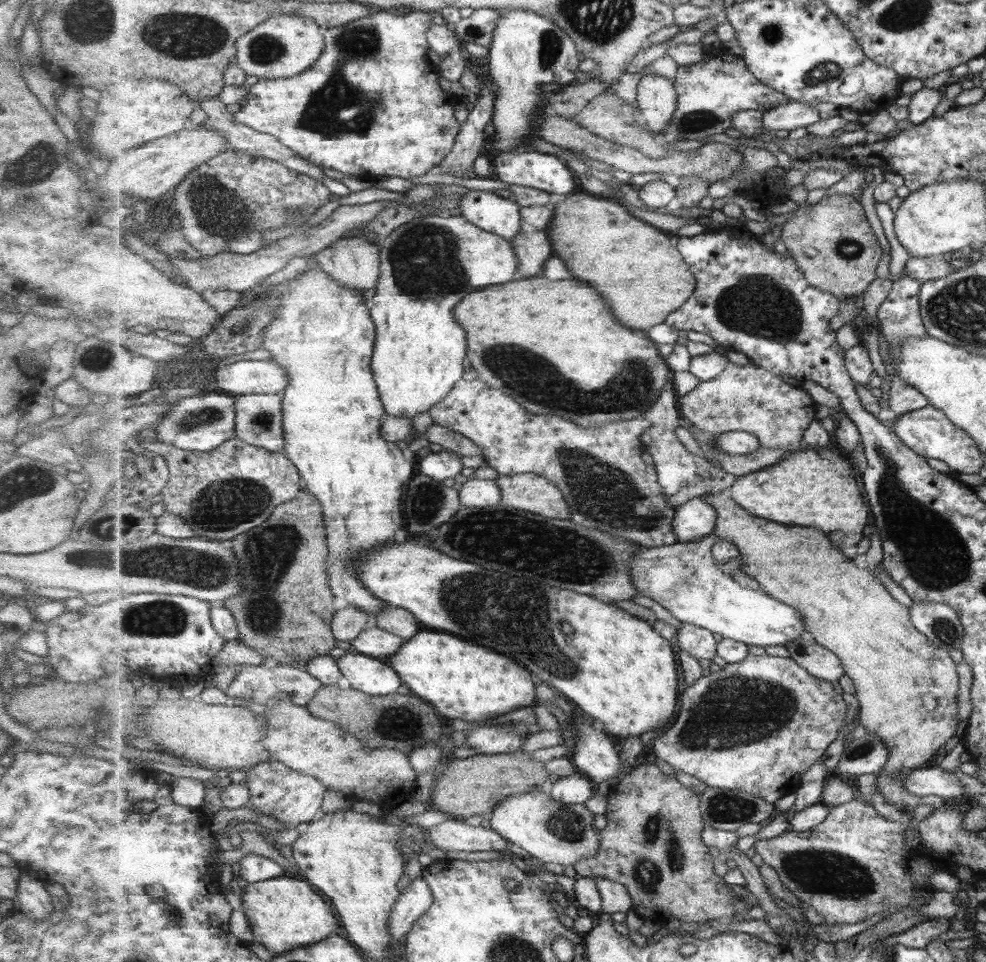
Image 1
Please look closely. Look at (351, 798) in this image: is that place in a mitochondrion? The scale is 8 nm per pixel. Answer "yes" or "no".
no

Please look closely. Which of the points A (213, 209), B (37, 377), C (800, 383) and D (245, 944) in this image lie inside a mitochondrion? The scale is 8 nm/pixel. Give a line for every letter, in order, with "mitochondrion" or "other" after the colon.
A: mitochondrion
B: other
C: other
D: other

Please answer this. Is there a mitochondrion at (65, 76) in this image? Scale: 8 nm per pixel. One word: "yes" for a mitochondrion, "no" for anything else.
no

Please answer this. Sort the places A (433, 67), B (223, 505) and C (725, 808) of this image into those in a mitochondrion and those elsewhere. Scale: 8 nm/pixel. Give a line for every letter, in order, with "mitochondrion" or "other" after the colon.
A: other
B: mitochondrion
C: mitochondrion

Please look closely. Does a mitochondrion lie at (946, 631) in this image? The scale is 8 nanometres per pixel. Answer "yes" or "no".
yes

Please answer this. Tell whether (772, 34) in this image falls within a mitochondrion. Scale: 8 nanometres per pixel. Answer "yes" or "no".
yes

